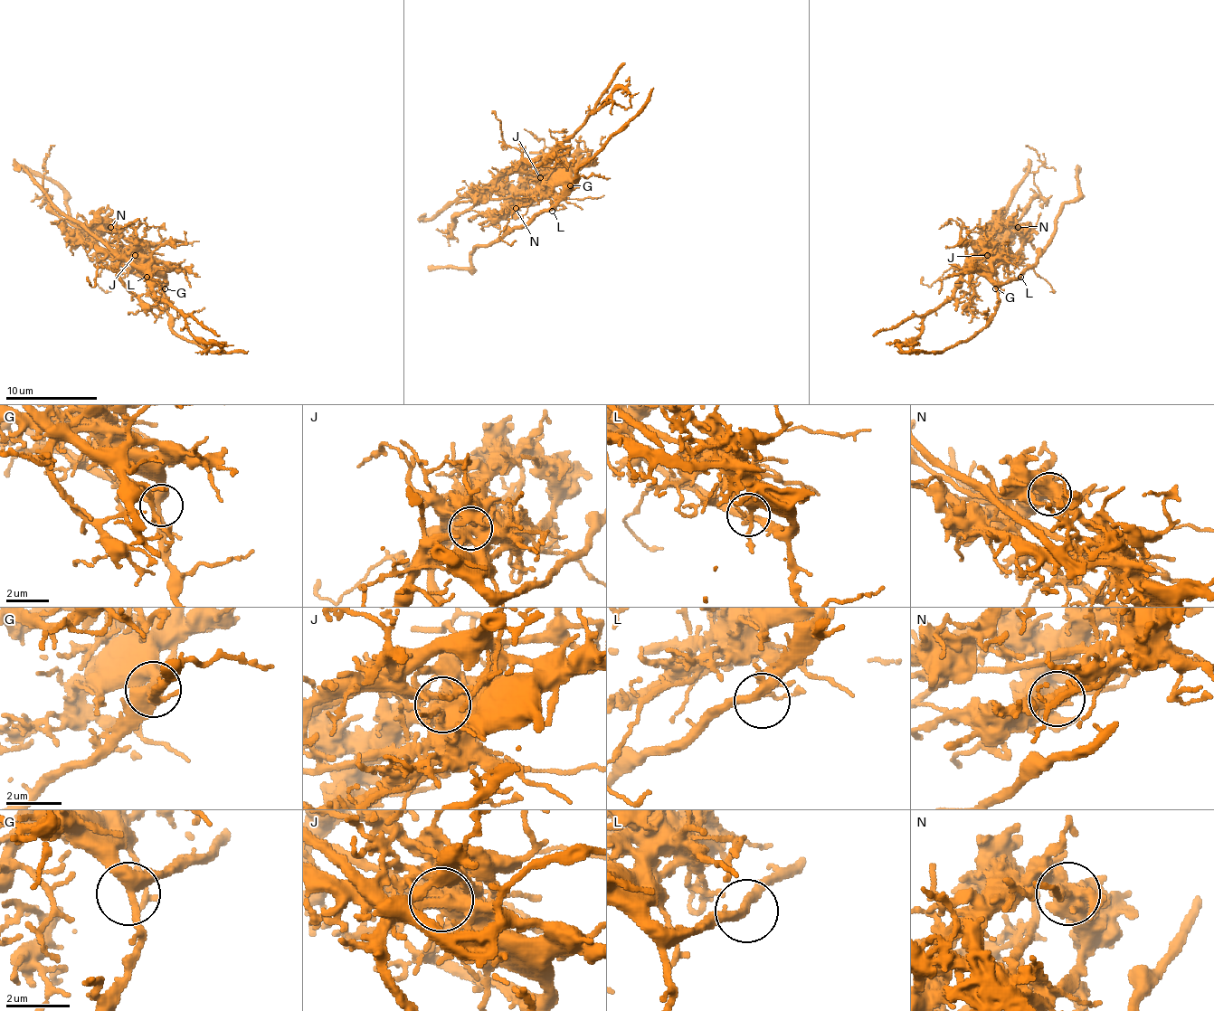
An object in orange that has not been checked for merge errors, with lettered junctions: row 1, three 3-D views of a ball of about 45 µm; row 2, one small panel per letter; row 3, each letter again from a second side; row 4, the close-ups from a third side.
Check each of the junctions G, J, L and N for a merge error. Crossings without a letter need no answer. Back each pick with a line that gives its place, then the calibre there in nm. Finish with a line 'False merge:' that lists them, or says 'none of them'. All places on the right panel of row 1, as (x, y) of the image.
J: at (987, 255); 460 nm thick
False merge: J

